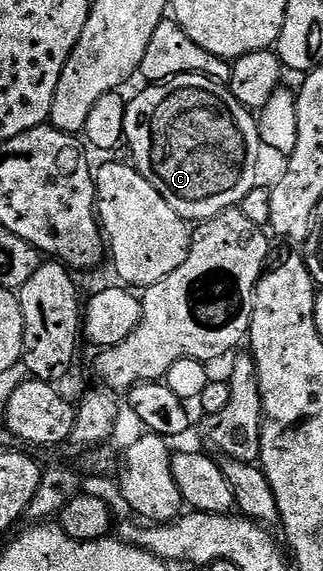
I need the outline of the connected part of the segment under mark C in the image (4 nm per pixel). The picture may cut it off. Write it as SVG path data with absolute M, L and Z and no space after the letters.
M176 76L174 80L144 89L127 100L125 114L123 135L126 147L131 147L133 167L188 222L206 222L225 210L240 207L245 194L256 188L254 178L260 145L256 117L237 102L230 90L207 76Z

